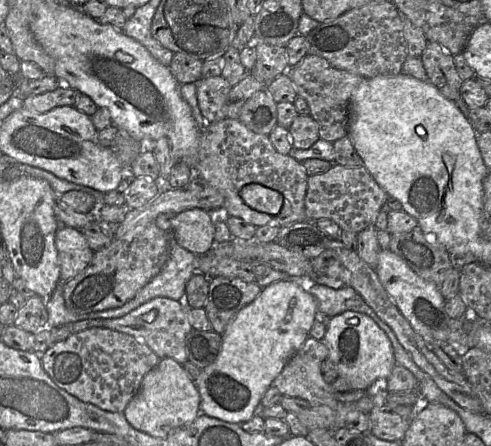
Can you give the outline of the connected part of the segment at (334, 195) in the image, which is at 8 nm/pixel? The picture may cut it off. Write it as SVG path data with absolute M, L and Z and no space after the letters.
M333 163L328 171L308 177L305 214L308 220L332 219L342 230L359 233L375 223L388 196L364 166L346 167Z

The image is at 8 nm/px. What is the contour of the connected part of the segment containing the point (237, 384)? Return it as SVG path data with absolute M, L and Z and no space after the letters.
M308 275L299 280L277 281L262 288L261 293L243 307L227 325L221 350L213 363L201 370L195 381L201 397L201 413L219 420L241 424L249 421L260 409L260 401L287 362L310 336L316 319L317 301L305 288L314 282Z

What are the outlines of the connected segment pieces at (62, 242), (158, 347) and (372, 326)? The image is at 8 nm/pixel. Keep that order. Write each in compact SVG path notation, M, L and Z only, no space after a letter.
M71 227L56 232L55 246L59 255L60 282L80 274L90 264L94 254L82 231Z
M156 297L122 317L102 320L100 327L133 336L145 343L160 359L172 358L181 365L188 361L186 338L193 327L190 323L189 309L184 301Z
M345 311L331 317L323 338L330 359L340 377L356 390L367 390L379 386L386 390L386 379L391 374L396 361L392 343L386 333L366 314Z

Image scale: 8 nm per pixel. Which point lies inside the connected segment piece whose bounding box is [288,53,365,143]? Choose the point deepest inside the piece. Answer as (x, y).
(327, 90)

